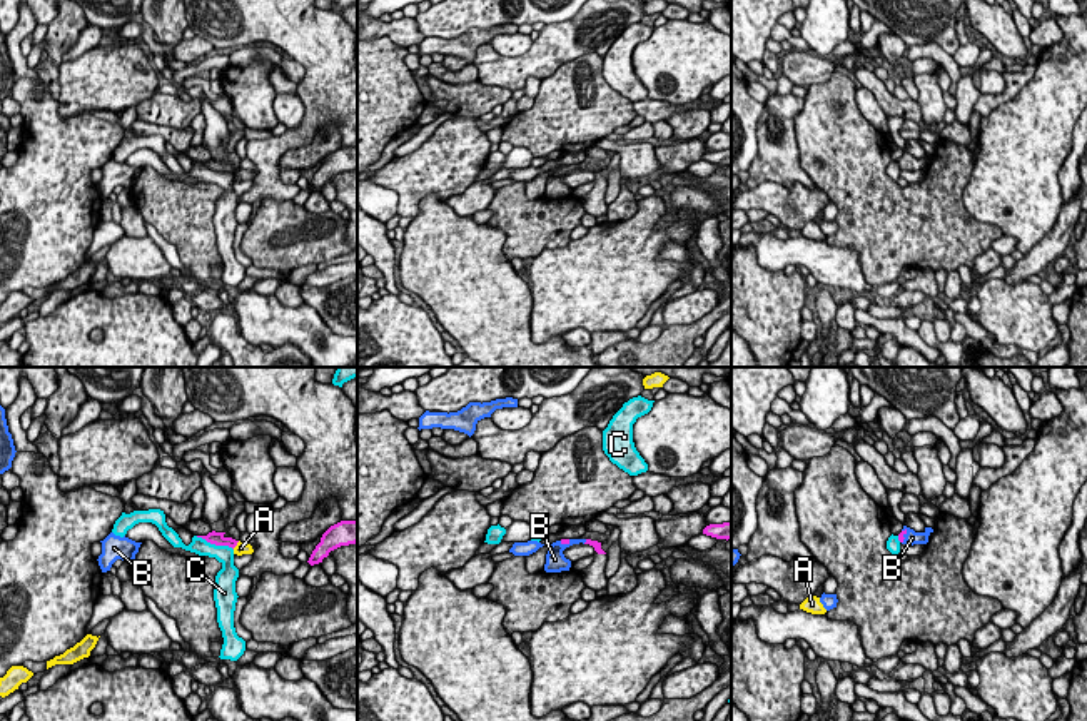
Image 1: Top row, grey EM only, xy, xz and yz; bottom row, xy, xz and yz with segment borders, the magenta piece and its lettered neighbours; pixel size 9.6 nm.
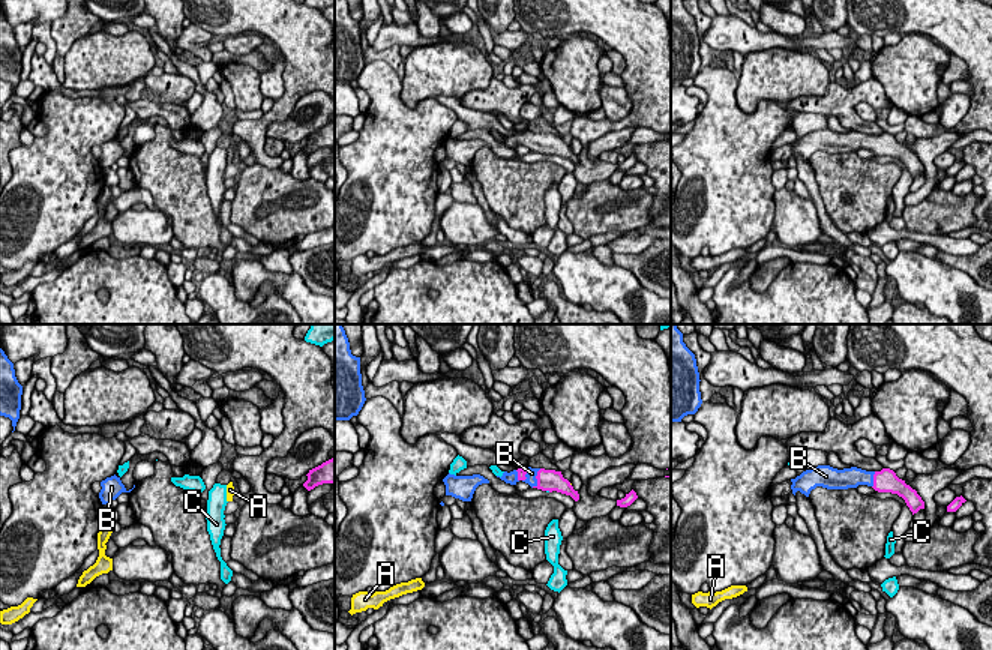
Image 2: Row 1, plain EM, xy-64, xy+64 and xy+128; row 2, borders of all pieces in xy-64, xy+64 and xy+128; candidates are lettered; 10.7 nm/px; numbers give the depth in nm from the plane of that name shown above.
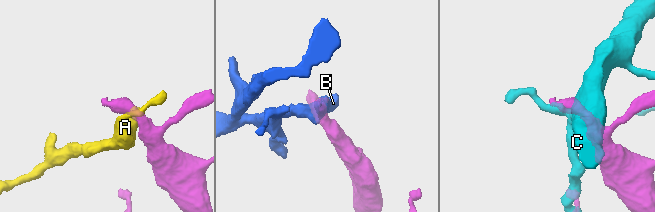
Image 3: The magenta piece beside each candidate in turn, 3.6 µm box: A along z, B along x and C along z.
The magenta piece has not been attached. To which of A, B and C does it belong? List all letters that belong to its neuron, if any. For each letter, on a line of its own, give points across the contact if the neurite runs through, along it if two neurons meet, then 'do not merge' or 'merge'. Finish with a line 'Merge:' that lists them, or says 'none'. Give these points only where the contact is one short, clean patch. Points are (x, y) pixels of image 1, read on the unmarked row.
A: along xy (239, 167), (232, 174) | do not merge
B: across yz (900, 162), (902, 162), (912, 164) | merge
C: do not merge
Merge: B

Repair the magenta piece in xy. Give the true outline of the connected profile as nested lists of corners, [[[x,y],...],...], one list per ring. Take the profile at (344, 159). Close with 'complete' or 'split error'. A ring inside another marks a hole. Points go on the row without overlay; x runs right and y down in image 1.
[[[341,147],[331,152],[321,164],[321,169],[316,172],[309,184],[309,190],[319,190],[331,177],[357,169],[357,147]]]; complete

